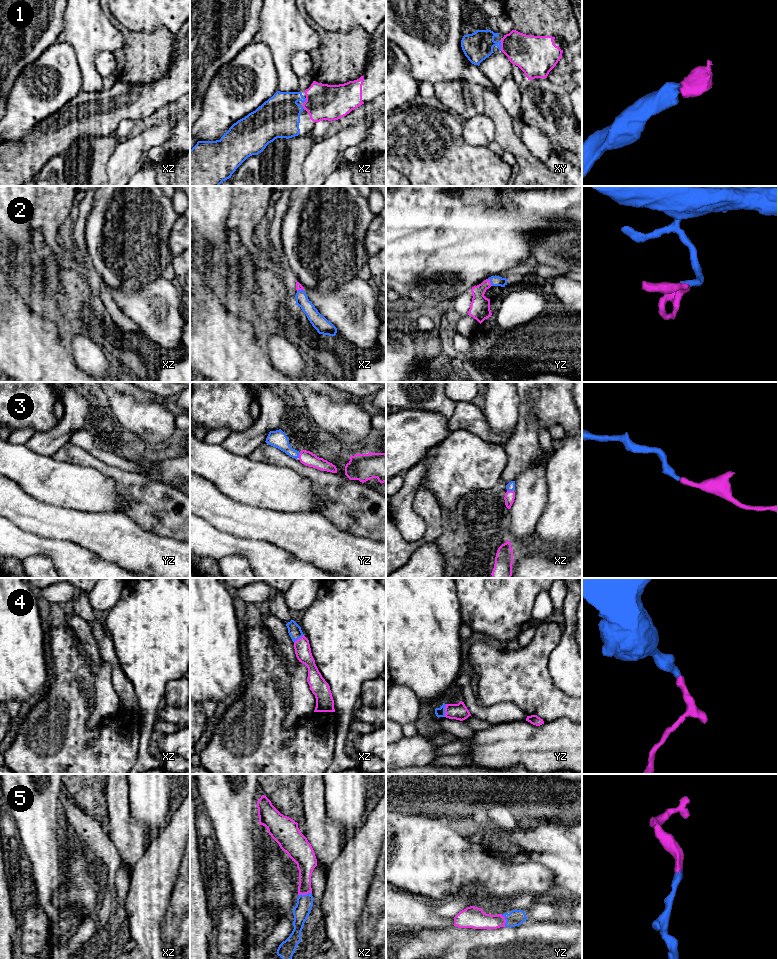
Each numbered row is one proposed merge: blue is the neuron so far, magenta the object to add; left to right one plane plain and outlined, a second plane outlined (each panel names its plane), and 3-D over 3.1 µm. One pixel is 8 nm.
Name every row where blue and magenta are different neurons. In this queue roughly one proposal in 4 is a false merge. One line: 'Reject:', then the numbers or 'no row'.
Reject: no row

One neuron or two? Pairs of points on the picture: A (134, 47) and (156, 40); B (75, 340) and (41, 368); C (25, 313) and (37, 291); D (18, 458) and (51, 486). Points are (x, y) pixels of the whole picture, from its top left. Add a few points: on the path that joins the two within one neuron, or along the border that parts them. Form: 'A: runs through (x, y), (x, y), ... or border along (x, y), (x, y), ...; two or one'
A: runs through (139, 47), (149, 47), (151, 45); one
B: border along (66, 343), (74, 363), (78, 367); two
C: border along (22, 292), (28, 298); two
D: runs through (27, 467), (33, 473), (44, 478); one

